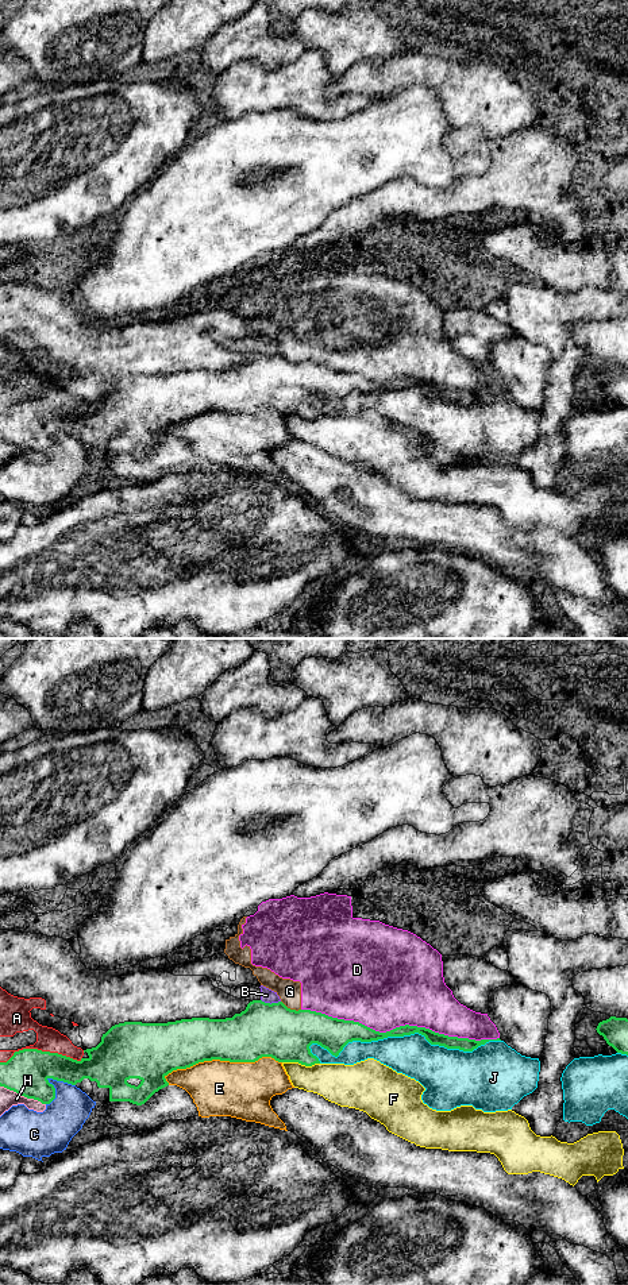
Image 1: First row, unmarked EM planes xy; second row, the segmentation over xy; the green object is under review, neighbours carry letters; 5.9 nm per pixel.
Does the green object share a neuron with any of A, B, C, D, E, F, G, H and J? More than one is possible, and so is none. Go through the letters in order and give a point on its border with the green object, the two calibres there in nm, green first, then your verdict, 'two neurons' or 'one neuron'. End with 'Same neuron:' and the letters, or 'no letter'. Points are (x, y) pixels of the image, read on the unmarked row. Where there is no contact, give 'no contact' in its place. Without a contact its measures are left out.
A: xy (41, 402) | 260/180 nm | two neurons
B: xy (269, 355) | 320/80 nm | two neurons
C: xy (47, 432) | 260/240 nm | two neurons
D: xy (400, 378) | 100/500 nm | two neurons
E: xy (222, 412) | 300/340 nm | two neurons
F: xy (301, 416) | 320/240 nm | two neurons
G: xy (289, 361) | 320/140 nm | two neurons
H: xy (23, 447) | 260/100 nm | two neurons
J: xy (403, 388) | 100/260 nm | two neurons
Same neuron: no letter

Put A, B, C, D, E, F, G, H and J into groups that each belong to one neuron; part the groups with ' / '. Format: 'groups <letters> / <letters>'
groups A J / B D G / C / E / F / H

